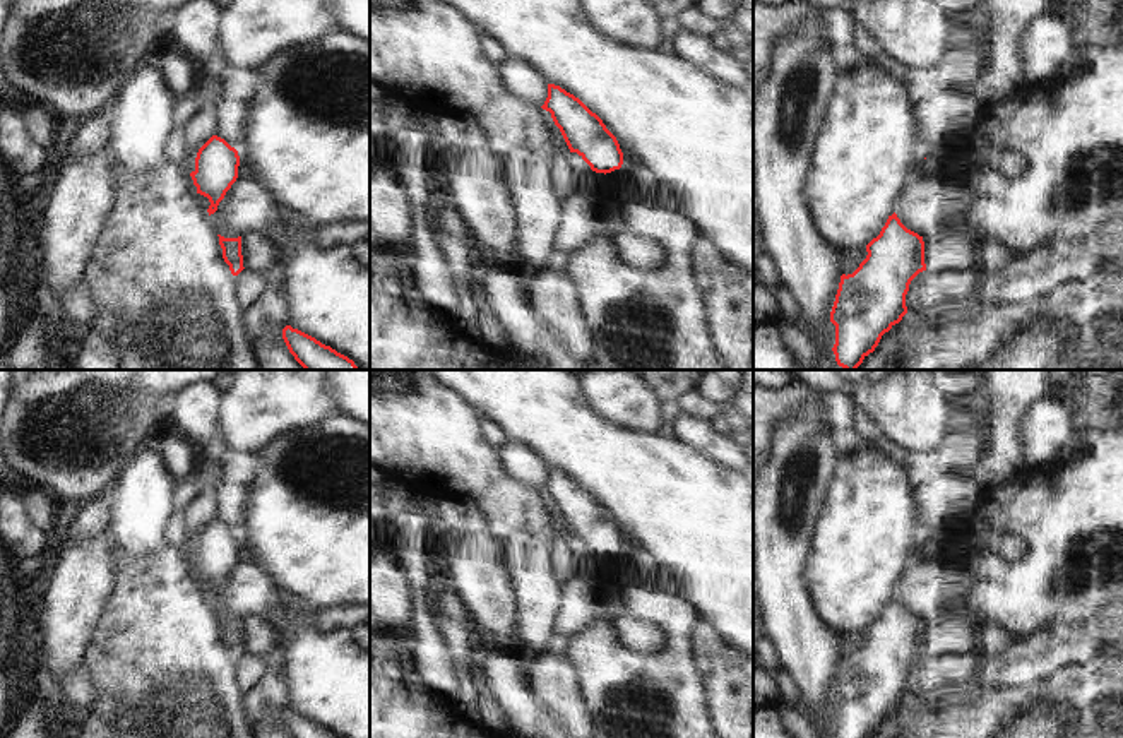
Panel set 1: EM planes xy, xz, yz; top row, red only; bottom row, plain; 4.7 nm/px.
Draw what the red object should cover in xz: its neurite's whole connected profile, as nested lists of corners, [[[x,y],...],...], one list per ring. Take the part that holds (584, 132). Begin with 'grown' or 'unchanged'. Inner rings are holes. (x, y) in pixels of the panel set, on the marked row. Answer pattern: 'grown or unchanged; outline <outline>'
unchanged; outline [[[548,84],[543,110],[551,113],[570,152],[577,152],[596,173],[611,173],[623,164],[616,137],[579,98],[560,86]]]

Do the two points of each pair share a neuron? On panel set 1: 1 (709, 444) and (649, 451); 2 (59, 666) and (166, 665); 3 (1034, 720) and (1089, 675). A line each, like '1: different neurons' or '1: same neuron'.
1: different neurons
2: different neurons
3: different neurons

